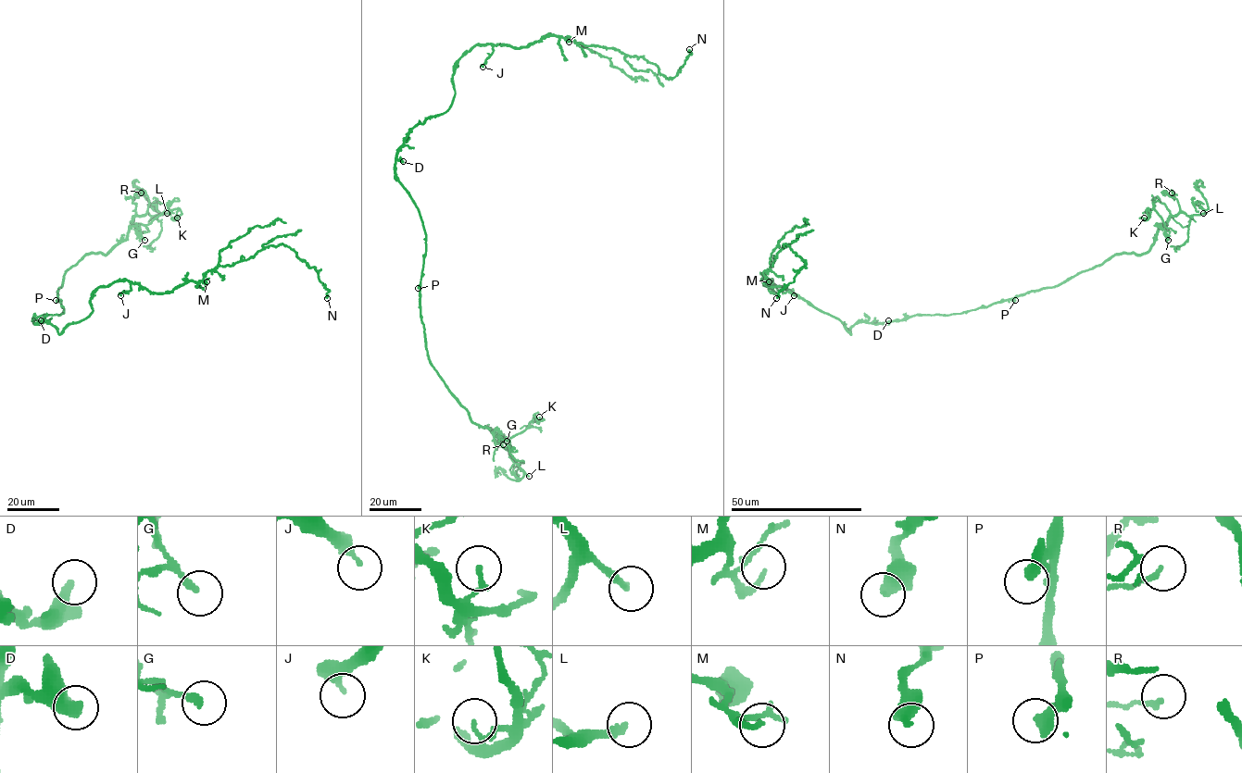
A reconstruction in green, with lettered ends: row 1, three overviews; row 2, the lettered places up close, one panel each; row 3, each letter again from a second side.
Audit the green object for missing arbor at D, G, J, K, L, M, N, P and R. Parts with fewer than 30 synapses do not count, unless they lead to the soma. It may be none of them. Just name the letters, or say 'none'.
L

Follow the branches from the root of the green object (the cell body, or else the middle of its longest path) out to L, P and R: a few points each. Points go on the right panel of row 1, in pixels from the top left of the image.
L: (881, 323), (960, 314), (1058, 286), (1114, 255), (1146, 253), (1171, 216), (1203, 213)
P: (881, 323), (902, 320), (916, 315), (960, 314), (1009, 299), (1015, 300)
R: (881, 323), (985, 307), (1058, 286), (1114, 255), (1146, 253), (1158, 230), (1180, 210), (1165, 191), (1172, 193)

